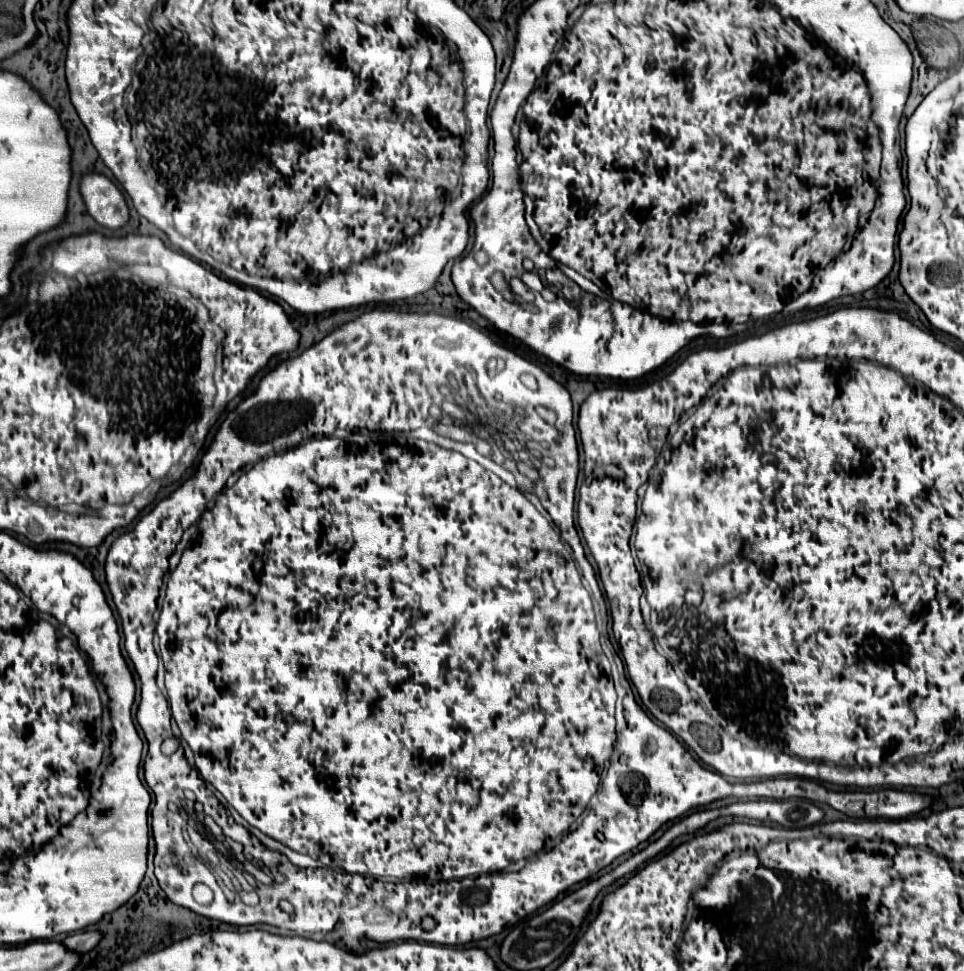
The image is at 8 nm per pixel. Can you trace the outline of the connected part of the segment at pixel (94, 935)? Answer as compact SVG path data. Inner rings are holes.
M82 931L82 933L74 933L74 935L66 937L66 939L62 941L62 945L64 945L66 949L74 951L74 953L84 955L86 951L90 951L90 949L94 949L94 947L98 945L100 937L102 937L102 935L100 935L98 931Z

